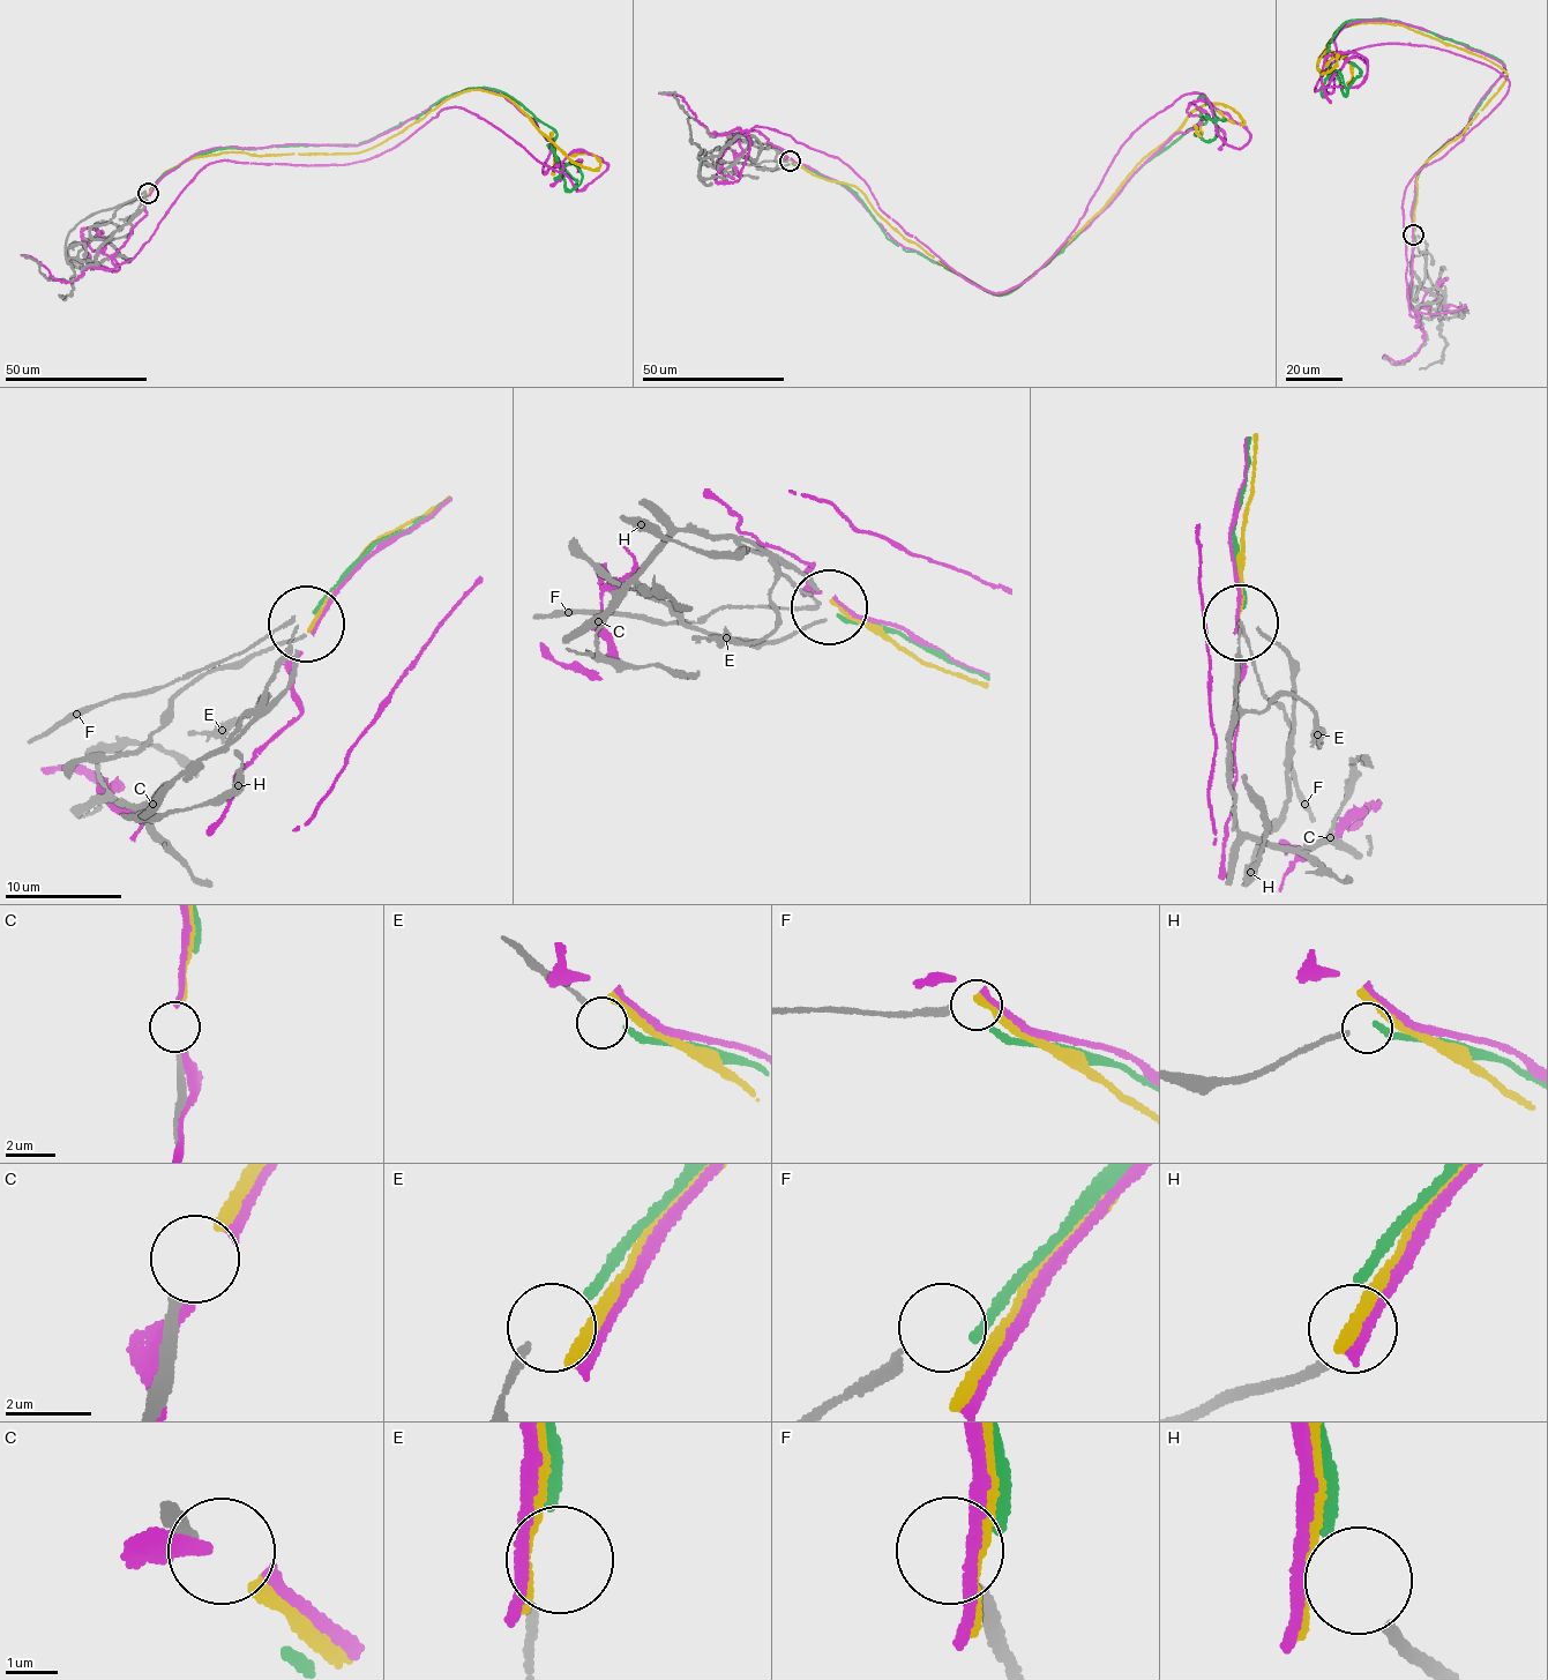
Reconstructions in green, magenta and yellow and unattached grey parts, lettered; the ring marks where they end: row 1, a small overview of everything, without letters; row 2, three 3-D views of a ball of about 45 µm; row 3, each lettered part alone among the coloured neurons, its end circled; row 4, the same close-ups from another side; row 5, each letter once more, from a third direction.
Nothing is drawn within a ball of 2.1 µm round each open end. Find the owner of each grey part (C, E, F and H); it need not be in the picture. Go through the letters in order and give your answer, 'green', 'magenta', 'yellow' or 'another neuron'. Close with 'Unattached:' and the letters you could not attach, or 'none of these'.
C: yellow
E: green
F: another neuron
H: another neuron
Unattached: F, H

